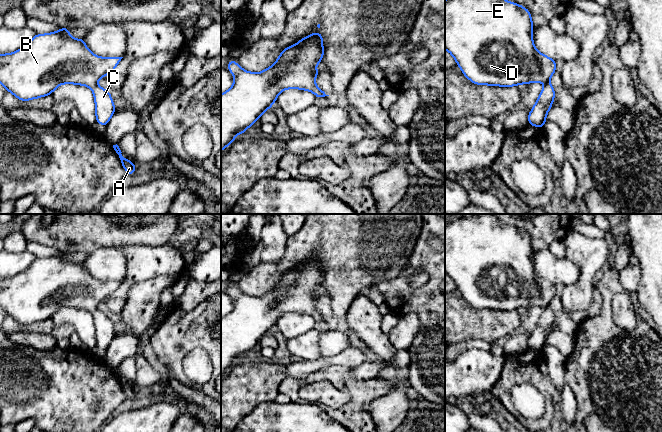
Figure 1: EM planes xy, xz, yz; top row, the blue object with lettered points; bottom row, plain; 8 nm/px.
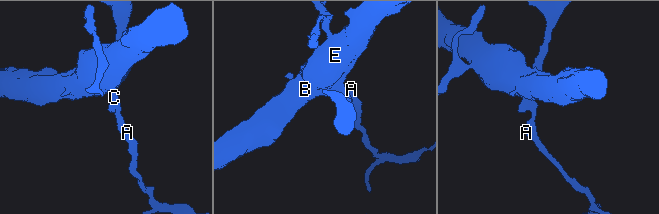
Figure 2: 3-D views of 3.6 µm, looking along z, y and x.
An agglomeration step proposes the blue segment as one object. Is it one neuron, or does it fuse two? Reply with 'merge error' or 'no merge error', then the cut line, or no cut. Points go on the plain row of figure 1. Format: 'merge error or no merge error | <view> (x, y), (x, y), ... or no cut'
no merge error | no cut

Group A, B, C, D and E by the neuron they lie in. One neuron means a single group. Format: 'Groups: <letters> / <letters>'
Groups: A B C D E

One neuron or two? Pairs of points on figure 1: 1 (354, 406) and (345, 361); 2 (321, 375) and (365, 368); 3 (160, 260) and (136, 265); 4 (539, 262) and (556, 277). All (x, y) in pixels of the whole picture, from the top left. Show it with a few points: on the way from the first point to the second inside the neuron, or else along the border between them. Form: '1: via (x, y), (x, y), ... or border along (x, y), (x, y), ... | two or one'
1: border along (322, 367), (341, 365), (352, 368) | two
2: border along (352, 368), (358, 379), (376, 376) | two
3: via (156, 263), (144, 263), (142, 265) | one
4: via (543, 264), (552, 273) | one

